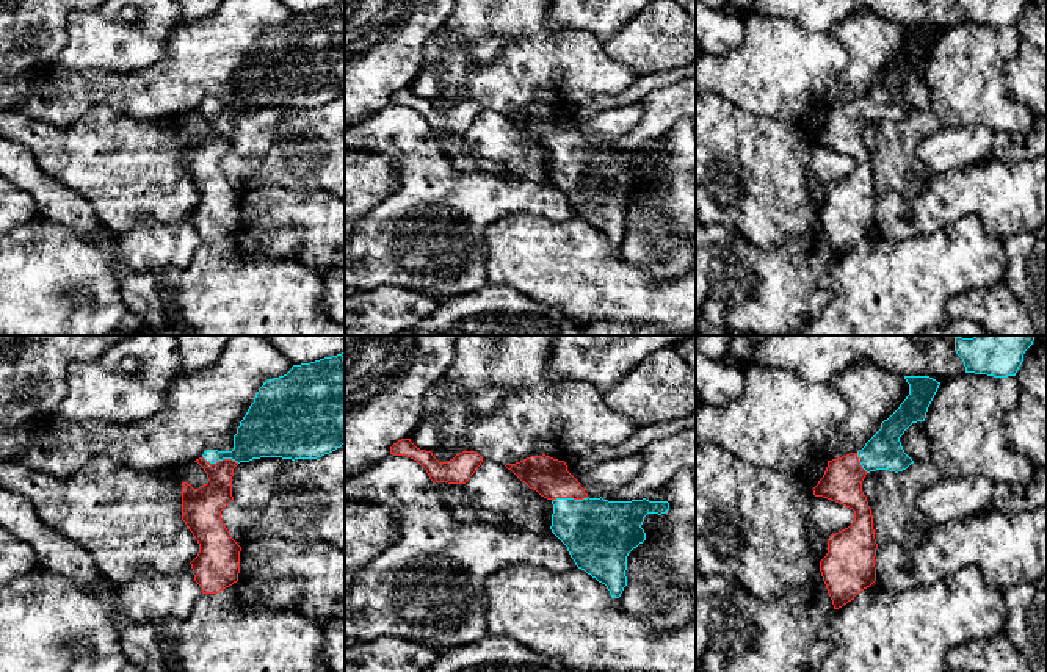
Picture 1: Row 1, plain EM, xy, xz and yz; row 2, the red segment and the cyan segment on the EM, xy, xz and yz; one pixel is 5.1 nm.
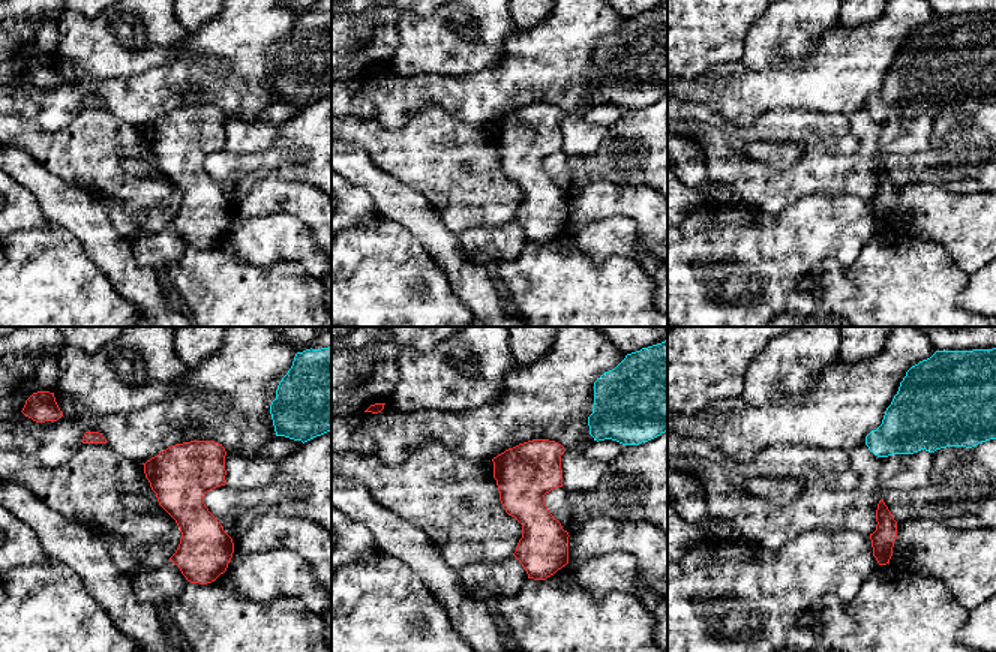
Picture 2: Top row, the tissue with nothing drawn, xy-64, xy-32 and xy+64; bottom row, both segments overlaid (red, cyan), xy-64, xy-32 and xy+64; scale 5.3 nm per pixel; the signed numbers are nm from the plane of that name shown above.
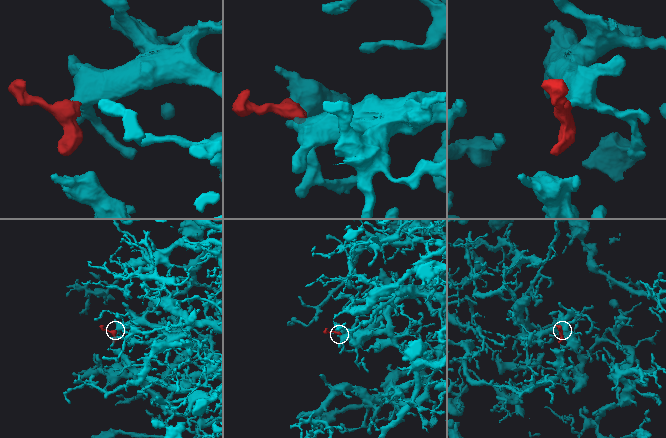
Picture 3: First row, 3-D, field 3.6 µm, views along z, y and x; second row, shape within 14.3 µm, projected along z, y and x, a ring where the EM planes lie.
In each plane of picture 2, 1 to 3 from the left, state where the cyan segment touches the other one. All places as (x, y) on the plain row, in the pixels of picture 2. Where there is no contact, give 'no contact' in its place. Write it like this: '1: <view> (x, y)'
1: no contact
2: no contact
3: no contact

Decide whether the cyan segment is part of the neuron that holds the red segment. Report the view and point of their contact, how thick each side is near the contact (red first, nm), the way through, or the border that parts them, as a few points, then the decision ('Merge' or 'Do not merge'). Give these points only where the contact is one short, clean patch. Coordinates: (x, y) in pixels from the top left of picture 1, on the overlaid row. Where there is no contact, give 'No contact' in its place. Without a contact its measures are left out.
Touches red at xy (221, 461). Thickness 190 nm (red) against 240 nm. Path across: xy (204, 505), (218, 491), (221, 461), (239, 455), (260, 434). Merge

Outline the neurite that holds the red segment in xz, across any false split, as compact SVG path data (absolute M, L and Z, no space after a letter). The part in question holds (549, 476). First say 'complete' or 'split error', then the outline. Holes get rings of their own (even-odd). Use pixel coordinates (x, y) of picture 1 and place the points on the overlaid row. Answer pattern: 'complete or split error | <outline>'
split error | M545 454L531 456L505 467L530 489L552 501L552 533L567 547L578 569L605 584L611 598L619 598L627 586L627 556L646 540L646 533L641 528L644 517L647 514L666 514L669 503L646 498L632 501L589 498L580 482L567 471L566 462Z

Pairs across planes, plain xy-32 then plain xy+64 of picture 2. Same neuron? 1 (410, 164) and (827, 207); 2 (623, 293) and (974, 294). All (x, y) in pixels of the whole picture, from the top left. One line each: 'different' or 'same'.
1: different
2: different

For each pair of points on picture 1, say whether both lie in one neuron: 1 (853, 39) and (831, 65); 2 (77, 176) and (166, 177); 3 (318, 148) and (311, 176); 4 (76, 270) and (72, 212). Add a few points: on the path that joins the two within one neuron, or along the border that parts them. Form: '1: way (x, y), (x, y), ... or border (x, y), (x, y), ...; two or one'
1: border (829, 32), (847, 54), (847, 66), (831, 83); two
2: way (99, 176), (144, 177); one
3: way (318, 154), (318, 165), (314, 169); one
4: border (39, 215), (69, 226), (102, 252); two

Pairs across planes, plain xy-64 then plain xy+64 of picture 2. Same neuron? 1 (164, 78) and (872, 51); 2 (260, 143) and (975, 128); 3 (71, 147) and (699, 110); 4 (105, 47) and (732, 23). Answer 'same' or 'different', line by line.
1: same
2: different
3: different
4: different

